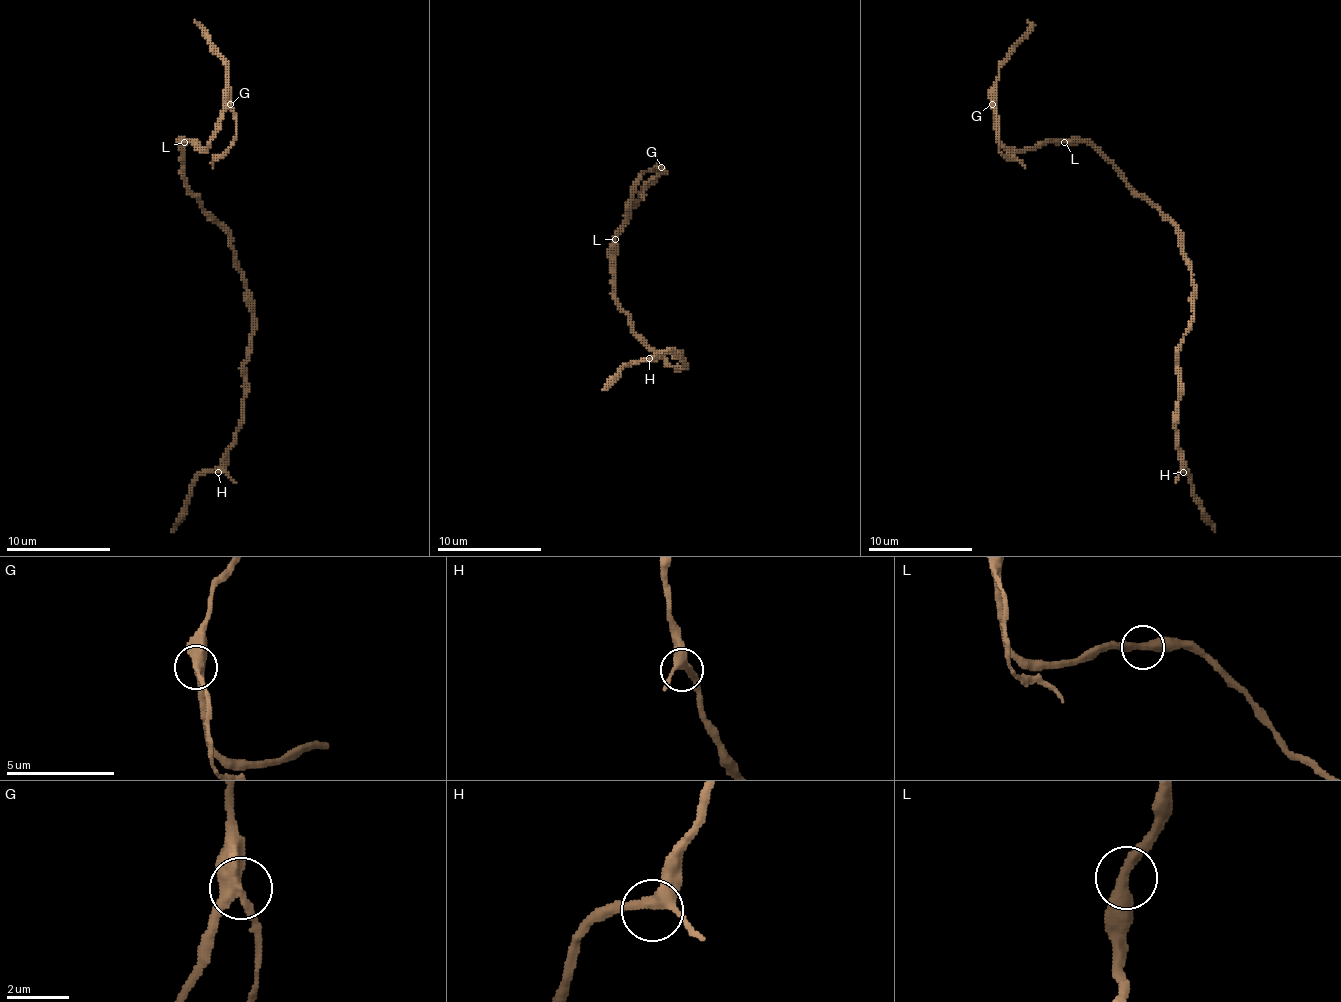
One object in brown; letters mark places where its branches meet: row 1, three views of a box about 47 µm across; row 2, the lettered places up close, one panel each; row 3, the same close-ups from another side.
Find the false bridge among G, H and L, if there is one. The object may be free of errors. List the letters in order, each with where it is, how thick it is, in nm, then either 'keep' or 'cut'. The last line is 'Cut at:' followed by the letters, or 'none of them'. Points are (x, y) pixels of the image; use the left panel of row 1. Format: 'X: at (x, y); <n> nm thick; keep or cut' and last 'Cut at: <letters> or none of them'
G: at (230, 104); 380 nm thick; cut
H: at (218, 472); 320 nm thick; keep
L: at (184, 142); 380 nm thick; keep
Cut at: G

